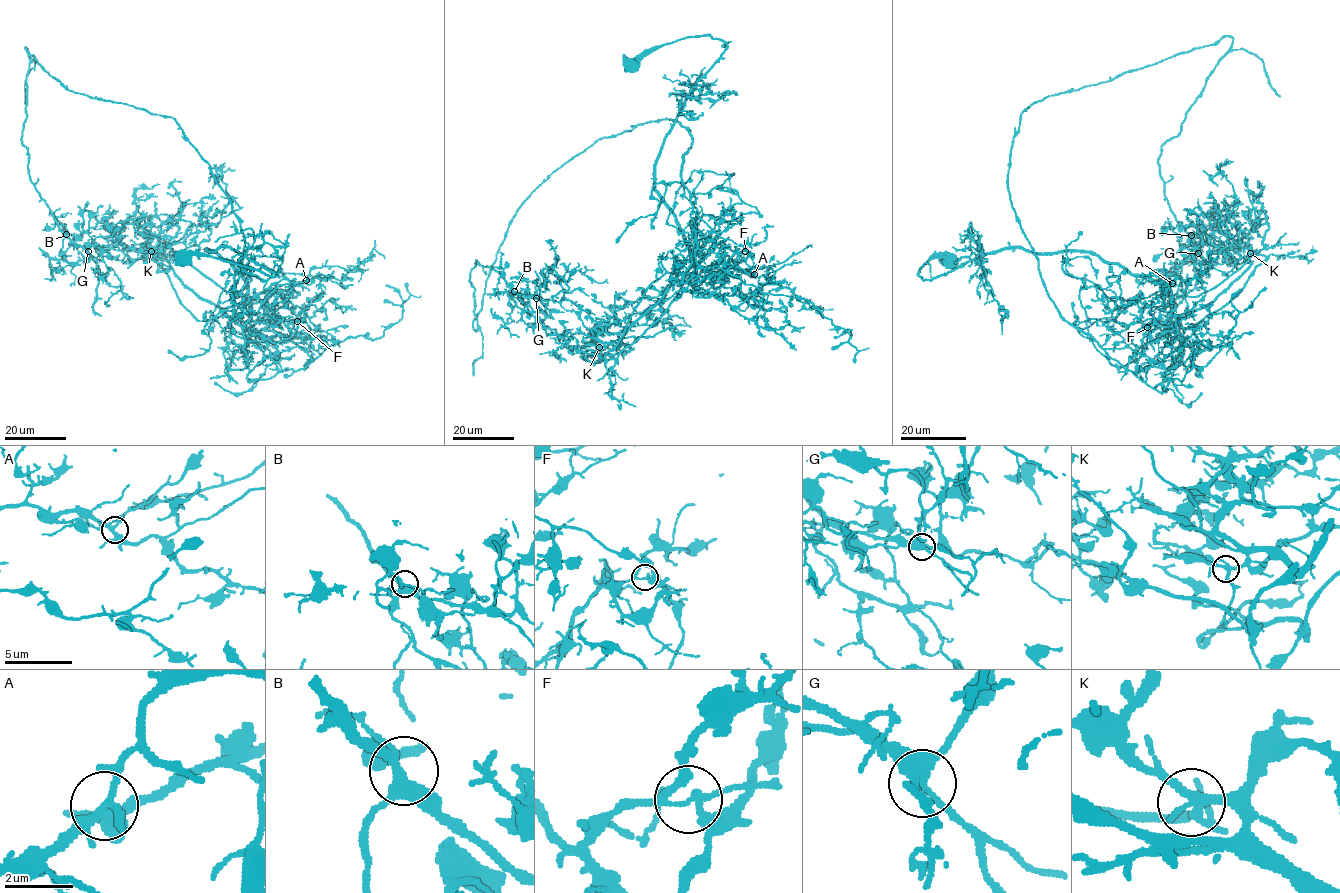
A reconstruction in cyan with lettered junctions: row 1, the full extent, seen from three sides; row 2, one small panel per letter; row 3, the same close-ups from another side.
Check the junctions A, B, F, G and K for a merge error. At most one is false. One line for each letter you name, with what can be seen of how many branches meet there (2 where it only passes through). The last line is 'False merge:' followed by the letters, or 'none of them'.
F: Branches: 4
False merge: F

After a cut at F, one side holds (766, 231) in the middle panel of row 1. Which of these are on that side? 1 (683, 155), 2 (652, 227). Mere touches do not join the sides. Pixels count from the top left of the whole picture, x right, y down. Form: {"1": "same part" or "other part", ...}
{"1": "other part", "2": "other part"}

